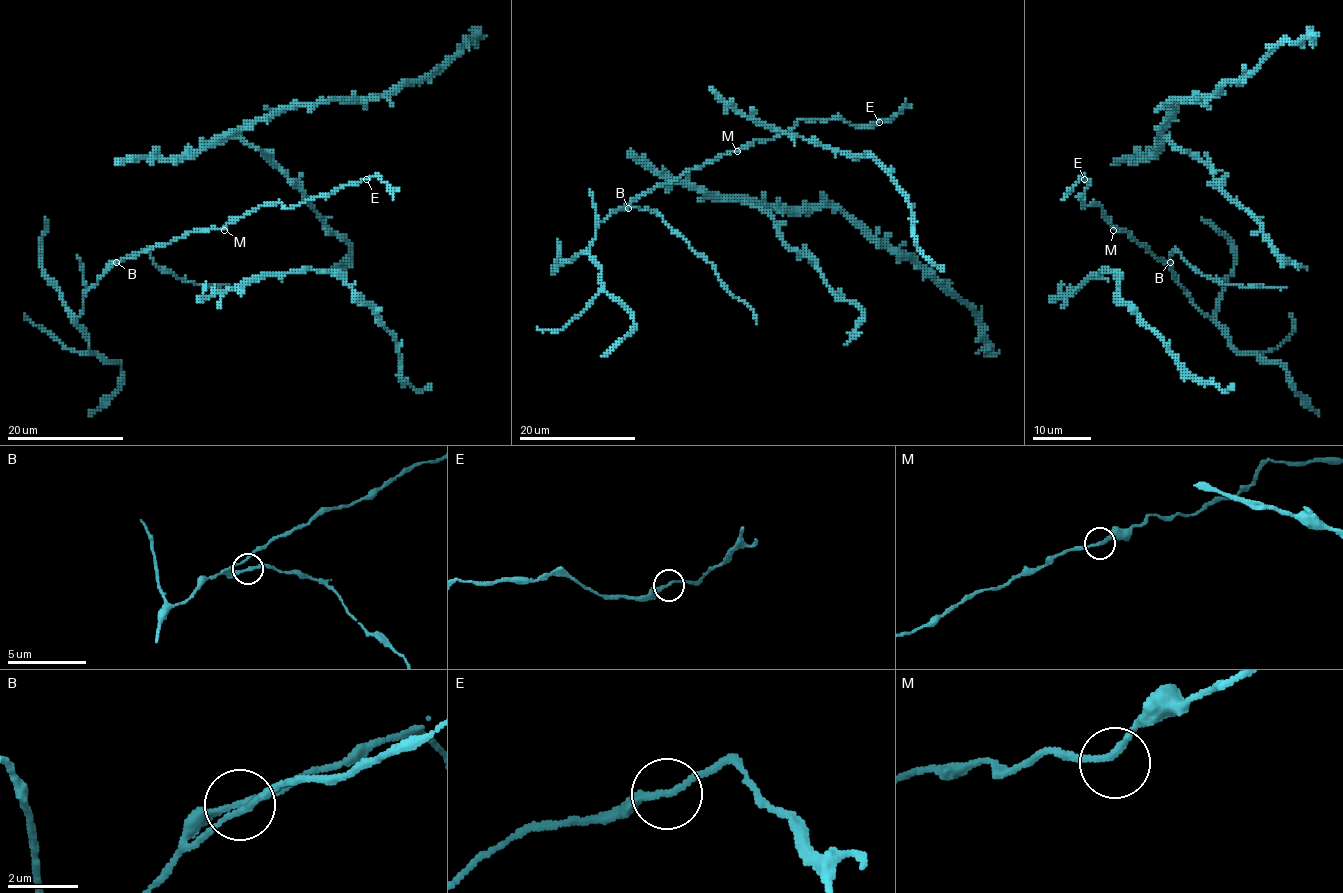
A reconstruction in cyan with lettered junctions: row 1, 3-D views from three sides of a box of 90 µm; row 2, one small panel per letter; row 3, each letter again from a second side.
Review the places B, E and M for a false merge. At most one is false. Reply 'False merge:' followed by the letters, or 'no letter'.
False merge: no letter

